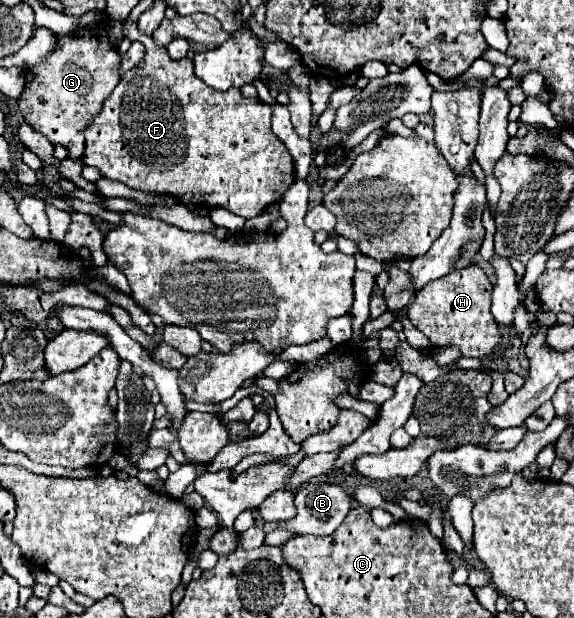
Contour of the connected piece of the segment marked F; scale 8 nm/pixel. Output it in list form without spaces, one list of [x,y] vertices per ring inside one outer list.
[[[124,21],[122,23],[122,31],[124,31],[124,37],[130,39],[130,41],[140,41],[144,47],[146,47],[146,55],[142,59],[142,63],[138,67],[134,67],[132,71],[126,71],[120,79],[120,83],[116,85],[116,89],[112,91],[112,95],[104,101],[104,107],[102,107],[102,113],[98,113],[92,121],[92,125],[88,127],[86,131],[86,151],[84,151],[84,165],[92,165],[92,167],[98,167],[102,171],[104,177],[108,179],[114,179],[114,181],[120,181],[132,189],[140,189],[140,191],[156,191],[156,193],[162,193],[162,195],[170,195],[174,197],[178,203],[182,205],[194,205],[194,207],[202,207],[202,209],[212,209],[212,207],[224,207],[228,211],[232,211],[234,215],[240,215],[240,217],[256,217],[260,215],[266,207],[278,203],[284,195],[284,191],[288,191],[288,187],[294,183],[294,163],[292,163],[292,157],[288,155],[288,149],[280,143],[280,139],[272,133],[270,129],[270,121],[272,121],[272,109],[270,105],[266,105],[264,101],[260,101],[258,97],[242,97],[240,89],[232,87],[224,93],[208,87],[204,81],[200,81],[196,75],[194,75],[194,63],[184,57],[184,59],[178,59],[178,61],[172,61],[166,47],[160,47],[154,43],[154,39],[146,33],[142,33],[138,29],[138,21]]]

